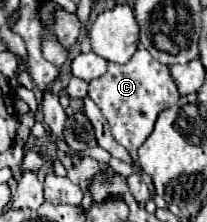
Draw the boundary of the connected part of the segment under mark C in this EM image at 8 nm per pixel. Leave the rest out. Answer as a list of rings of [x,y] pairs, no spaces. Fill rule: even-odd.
[[[139,45],[135,55],[125,65],[109,63],[107,73],[89,83],[89,97],[99,105],[115,141],[121,143],[133,159],[137,159],[135,151],[151,135],[157,115],[163,109],[173,107],[181,95],[175,87],[175,81],[171,79],[169,67],[155,61],[151,53],[143,45]]]

